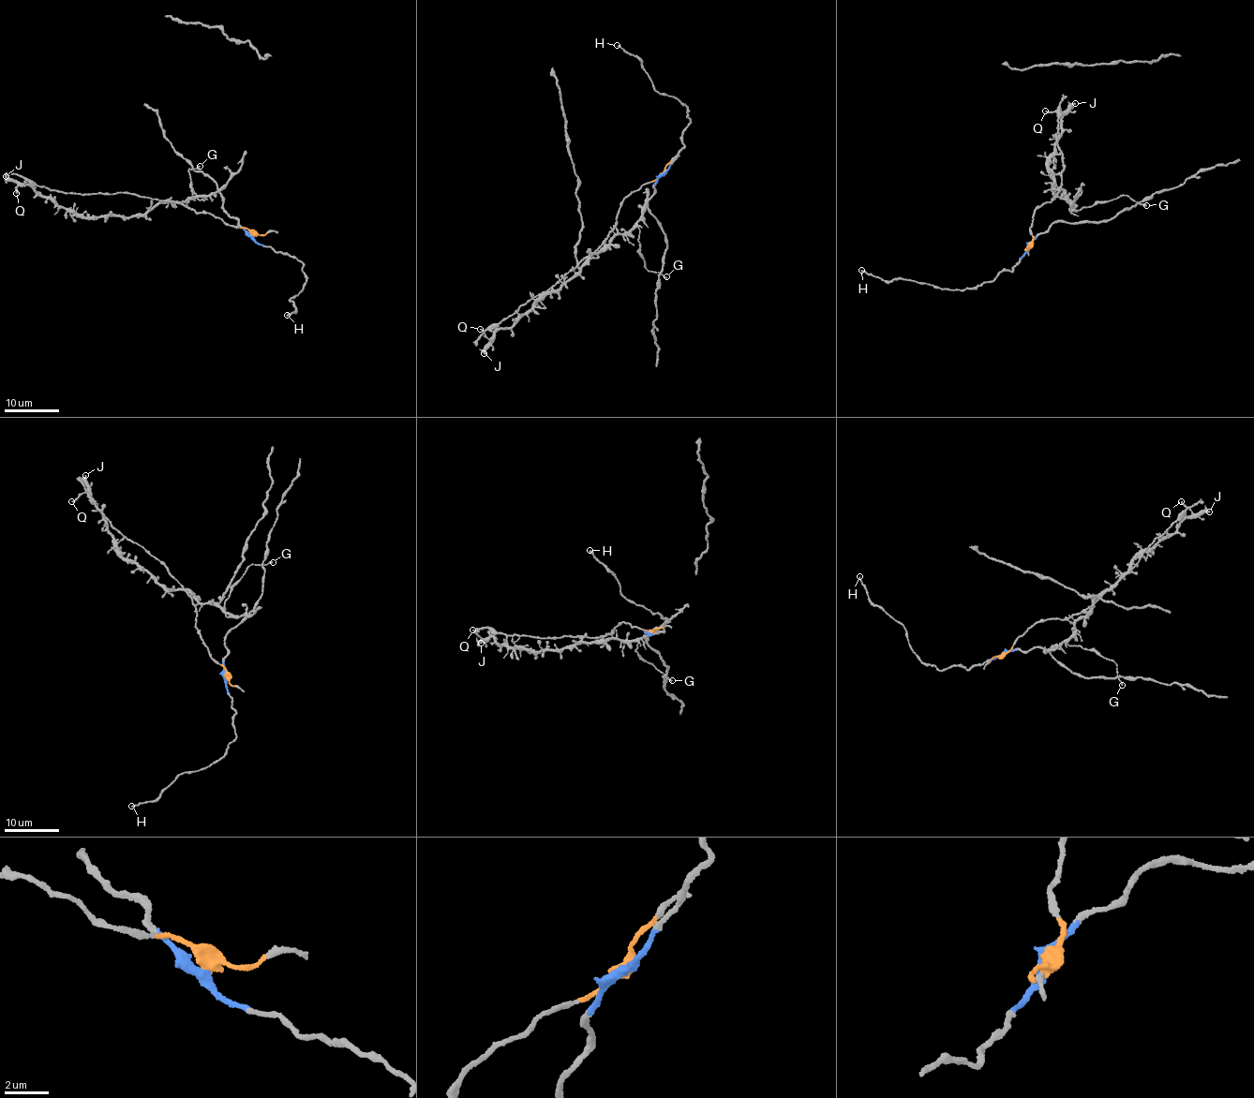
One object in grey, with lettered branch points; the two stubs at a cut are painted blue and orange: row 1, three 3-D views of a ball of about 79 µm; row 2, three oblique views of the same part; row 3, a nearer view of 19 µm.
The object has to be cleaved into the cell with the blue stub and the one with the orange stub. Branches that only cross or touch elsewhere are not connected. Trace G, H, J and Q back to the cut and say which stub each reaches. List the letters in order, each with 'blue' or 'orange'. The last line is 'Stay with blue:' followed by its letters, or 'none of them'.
G: orange
H: blue
J: orange
Q: orange
Stay with blue: H

